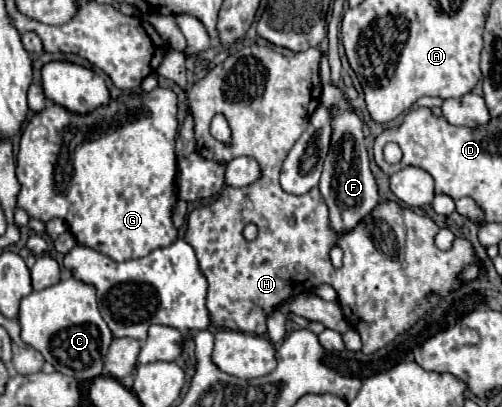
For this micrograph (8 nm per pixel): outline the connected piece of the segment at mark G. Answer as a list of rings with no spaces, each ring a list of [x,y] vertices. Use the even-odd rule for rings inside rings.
[[[156,87],[150,93],[146,91],[138,91],[138,93],[128,93],[124,97],[126,101],[120,99],[112,99],[108,105],[100,105],[96,107],[92,113],[88,115],[80,115],[80,113],[72,113],[56,103],[46,103],[46,107],[36,113],[26,129],[22,131],[22,139],[20,139],[20,149],[18,149],[18,157],[16,157],[16,179],[20,183],[20,193],[18,193],[18,207],[22,207],[30,217],[40,219],[40,221],[50,221],[50,219],[62,219],[68,225],[68,231],[74,235],[78,245],[96,249],[104,255],[108,255],[114,261],[128,261],[128,259],[138,259],[148,255],[150,251],[158,249],[158,247],[166,247],[172,241],[178,239],[178,229],[172,225],[172,207],[176,205],[176,155],[174,155],[174,139],[176,139],[176,131],[178,131],[178,121],[176,121],[176,111],[178,111],[178,101],[176,101],[176,93],[170,89],[162,89]]]

